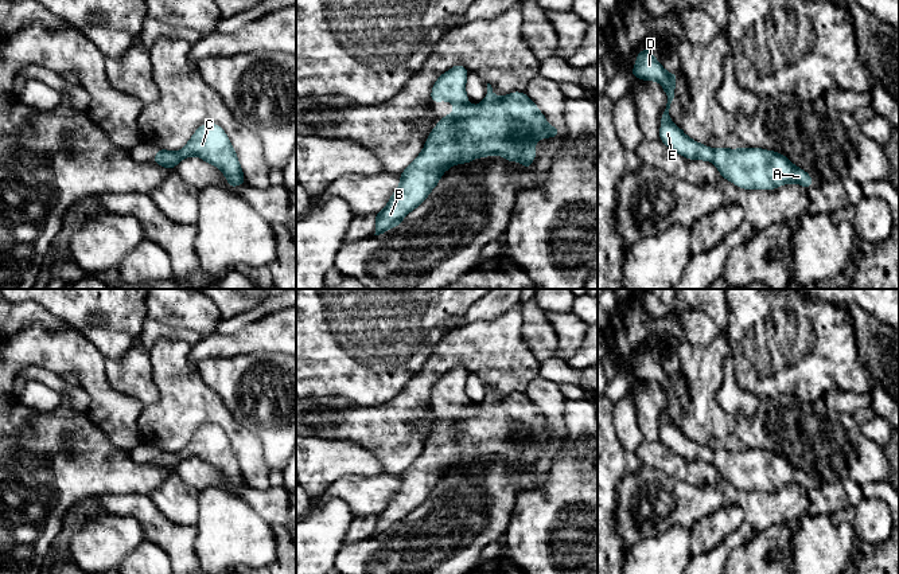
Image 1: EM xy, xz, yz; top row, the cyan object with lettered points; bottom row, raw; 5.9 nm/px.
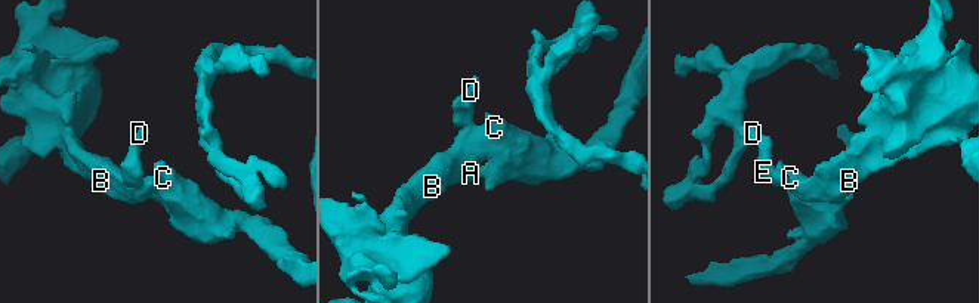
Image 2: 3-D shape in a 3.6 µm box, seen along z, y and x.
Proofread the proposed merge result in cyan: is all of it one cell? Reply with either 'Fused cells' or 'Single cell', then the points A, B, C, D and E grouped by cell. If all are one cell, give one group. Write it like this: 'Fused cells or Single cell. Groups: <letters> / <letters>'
Single cell. Groups: A B C D E

